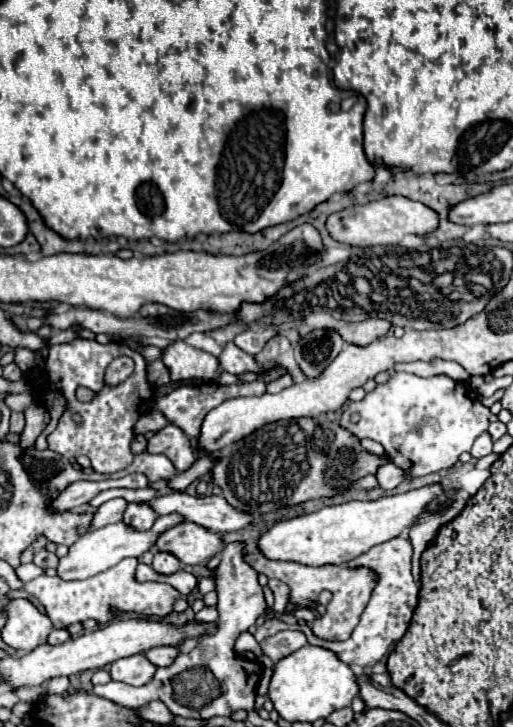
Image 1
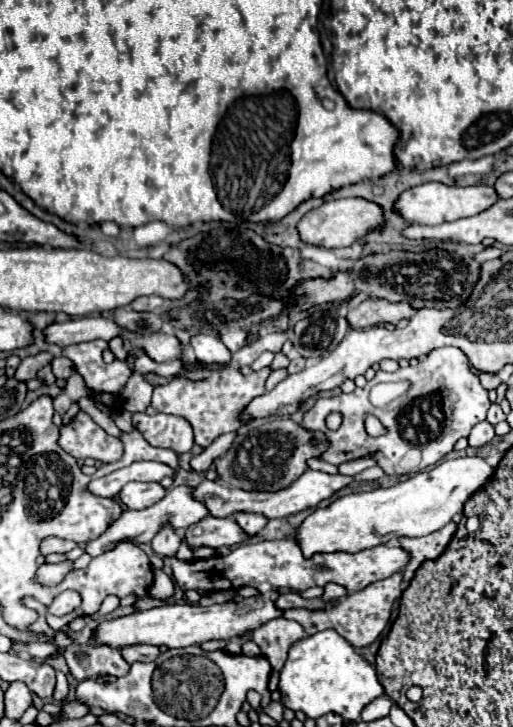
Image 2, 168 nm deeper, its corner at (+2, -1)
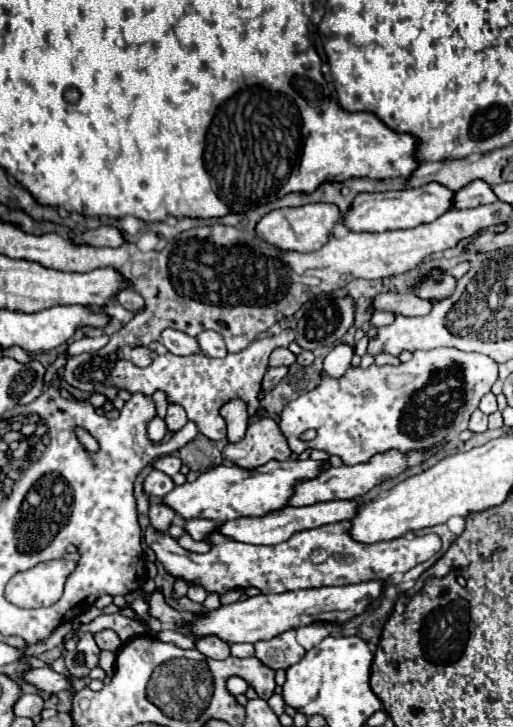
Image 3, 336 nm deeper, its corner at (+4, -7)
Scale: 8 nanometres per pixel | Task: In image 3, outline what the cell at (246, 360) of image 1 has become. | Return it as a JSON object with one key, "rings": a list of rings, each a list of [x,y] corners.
{"rings":[[[165,329],[161,333],[159,341],[167,347],[167,351],[171,351],[175,355],[193,355],[193,353],[199,353],[199,347],[195,347],[195,337],[183,333],[183,331]]]}

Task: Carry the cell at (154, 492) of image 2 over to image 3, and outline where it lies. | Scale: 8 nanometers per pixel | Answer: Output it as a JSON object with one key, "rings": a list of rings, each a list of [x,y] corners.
{"rings":[[[153,469],[145,479],[145,493],[151,499],[163,499],[169,491],[173,491],[173,487],[175,487],[173,479],[157,469]]]}

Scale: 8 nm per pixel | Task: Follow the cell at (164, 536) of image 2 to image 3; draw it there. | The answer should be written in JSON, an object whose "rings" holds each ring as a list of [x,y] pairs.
{"rings":[[[151,501],[149,503],[149,521],[151,521],[151,527],[155,527],[155,529],[159,529],[163,533],[167,533],[167,527],[175,519],[175,515],[177,513],[169,505],[165,505],[161,501]]]}

